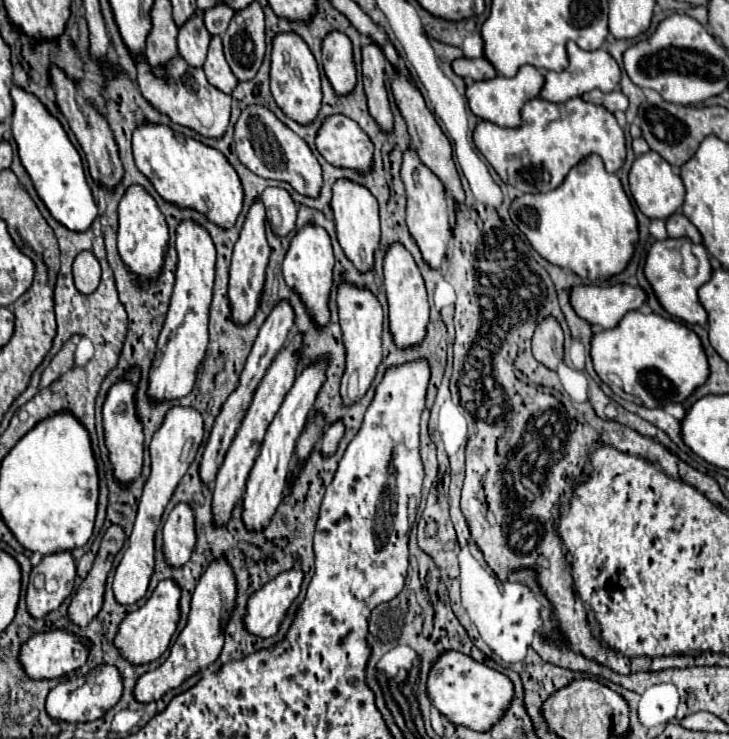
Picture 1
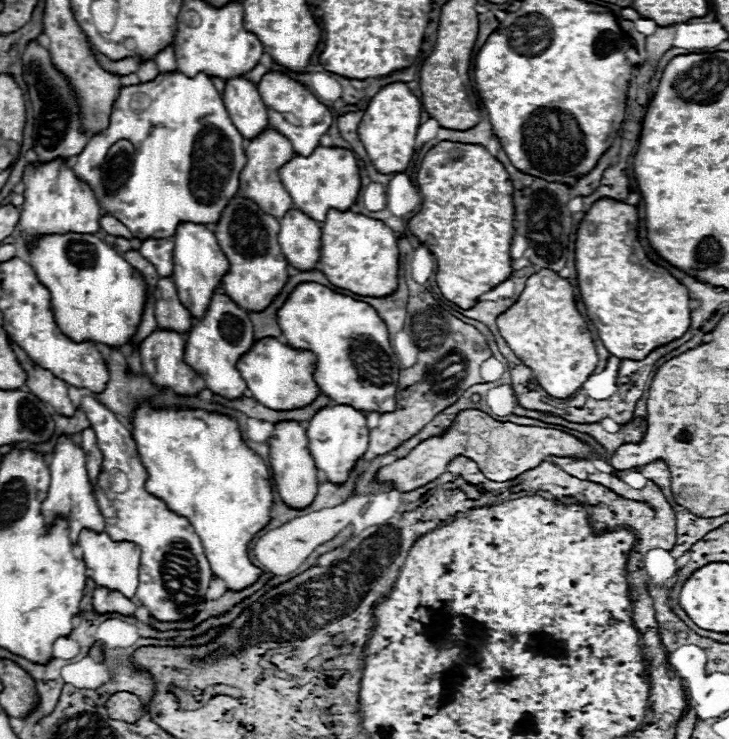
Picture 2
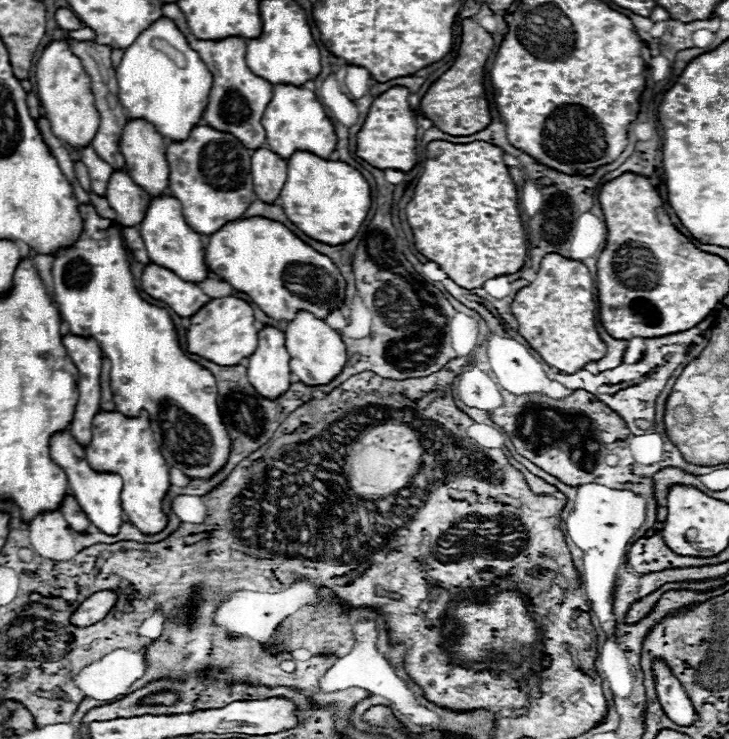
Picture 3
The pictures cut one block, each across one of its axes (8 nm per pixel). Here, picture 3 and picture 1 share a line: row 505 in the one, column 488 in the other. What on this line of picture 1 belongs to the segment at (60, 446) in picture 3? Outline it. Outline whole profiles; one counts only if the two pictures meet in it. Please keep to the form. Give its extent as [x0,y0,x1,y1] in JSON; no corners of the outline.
[466,64,544,128]

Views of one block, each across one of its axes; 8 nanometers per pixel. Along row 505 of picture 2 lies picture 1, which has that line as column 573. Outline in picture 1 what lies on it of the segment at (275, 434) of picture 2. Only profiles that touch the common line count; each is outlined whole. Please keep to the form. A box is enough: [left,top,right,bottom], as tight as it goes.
[570,286,646,328]

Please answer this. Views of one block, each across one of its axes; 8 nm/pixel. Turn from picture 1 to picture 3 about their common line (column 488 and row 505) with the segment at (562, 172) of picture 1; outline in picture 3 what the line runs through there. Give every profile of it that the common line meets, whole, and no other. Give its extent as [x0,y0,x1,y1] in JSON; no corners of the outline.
[86,412,170,534]

